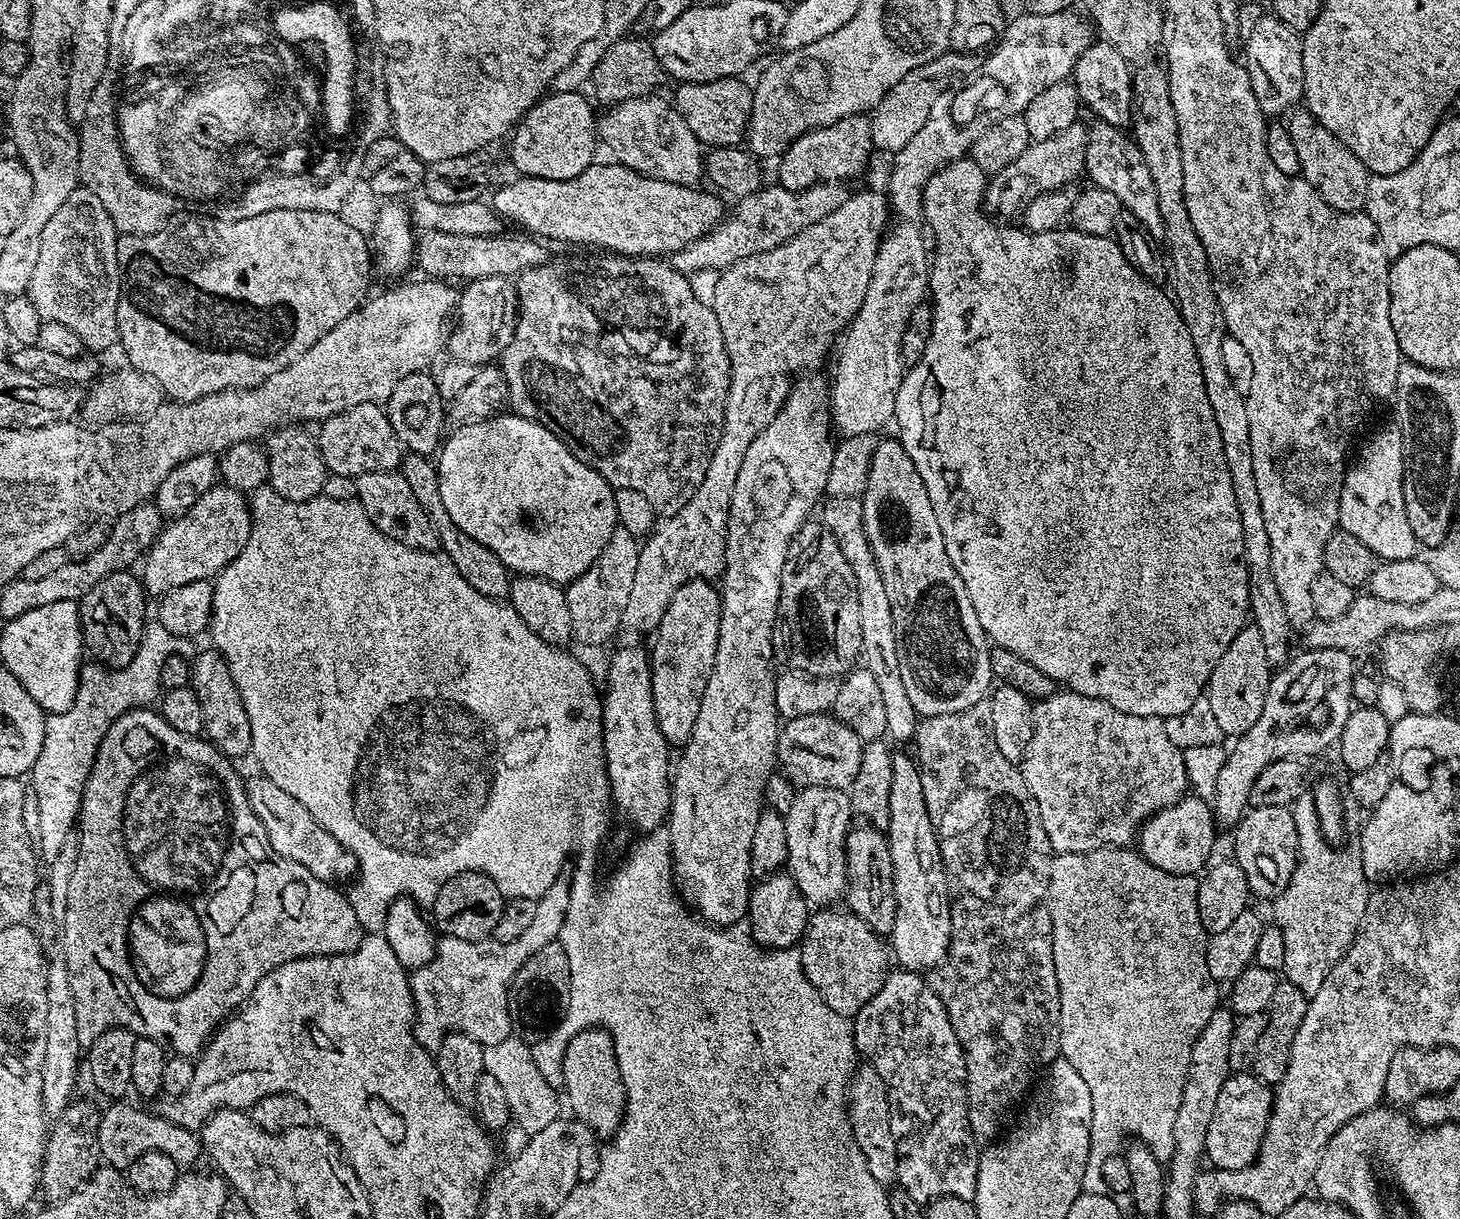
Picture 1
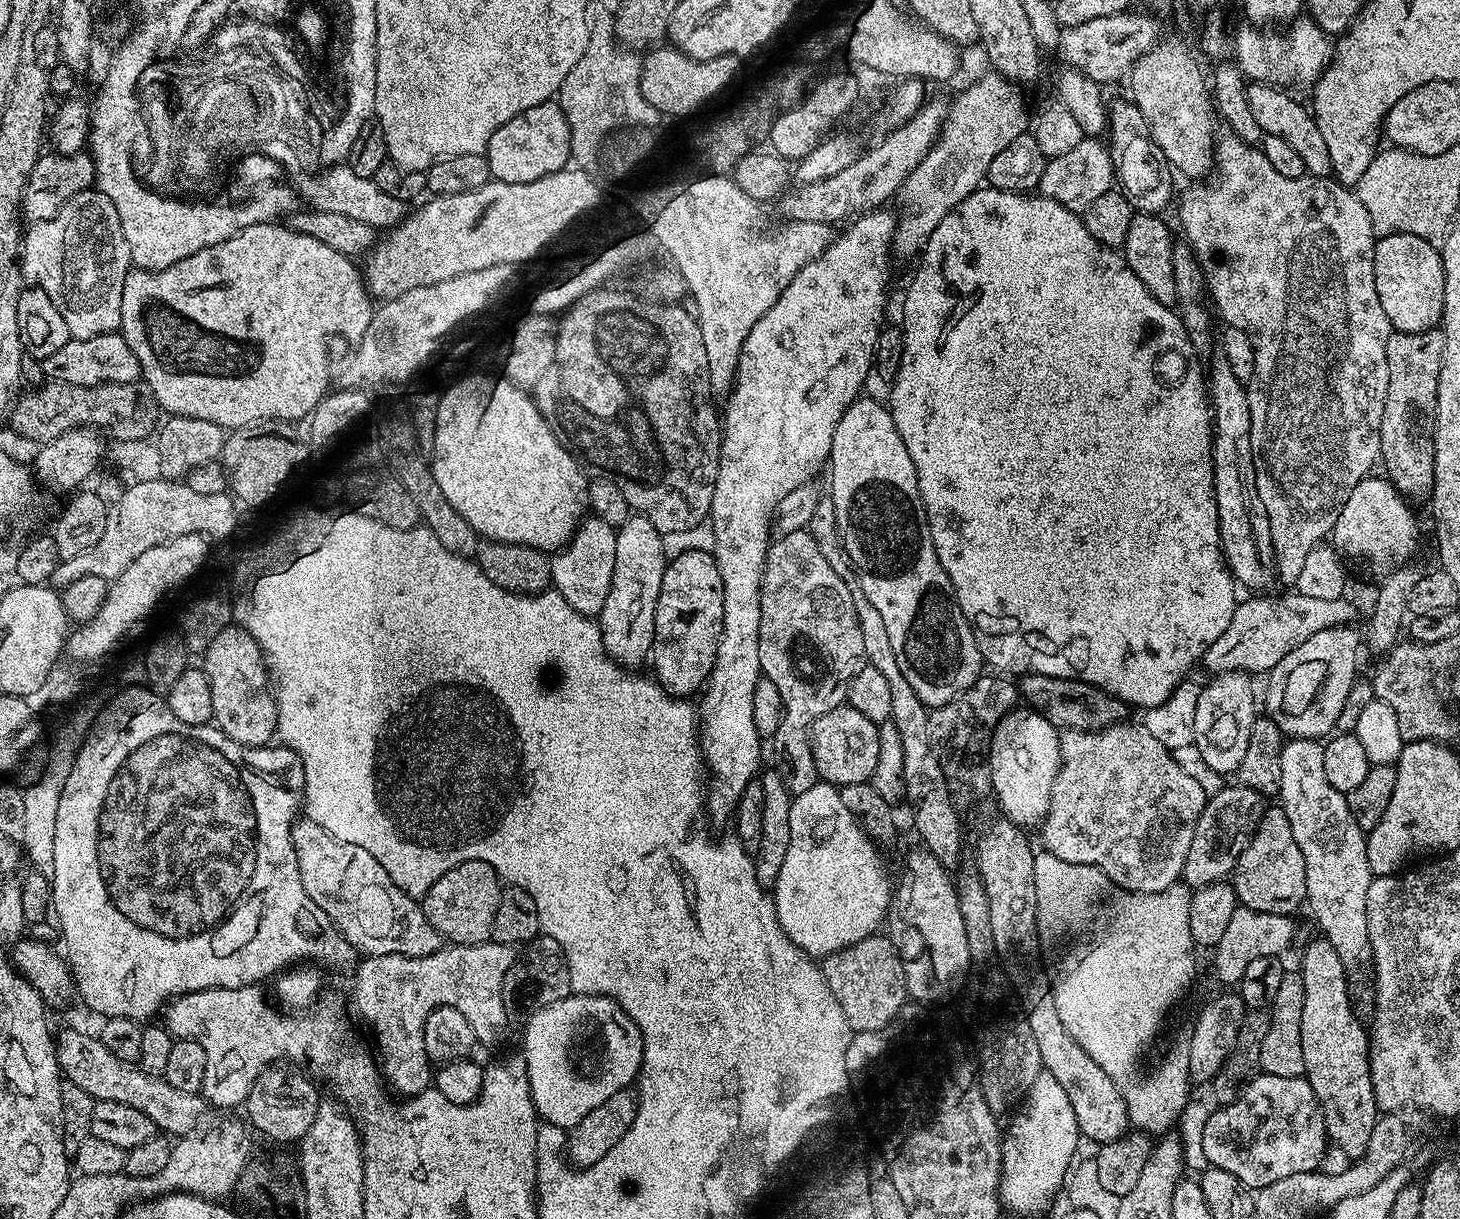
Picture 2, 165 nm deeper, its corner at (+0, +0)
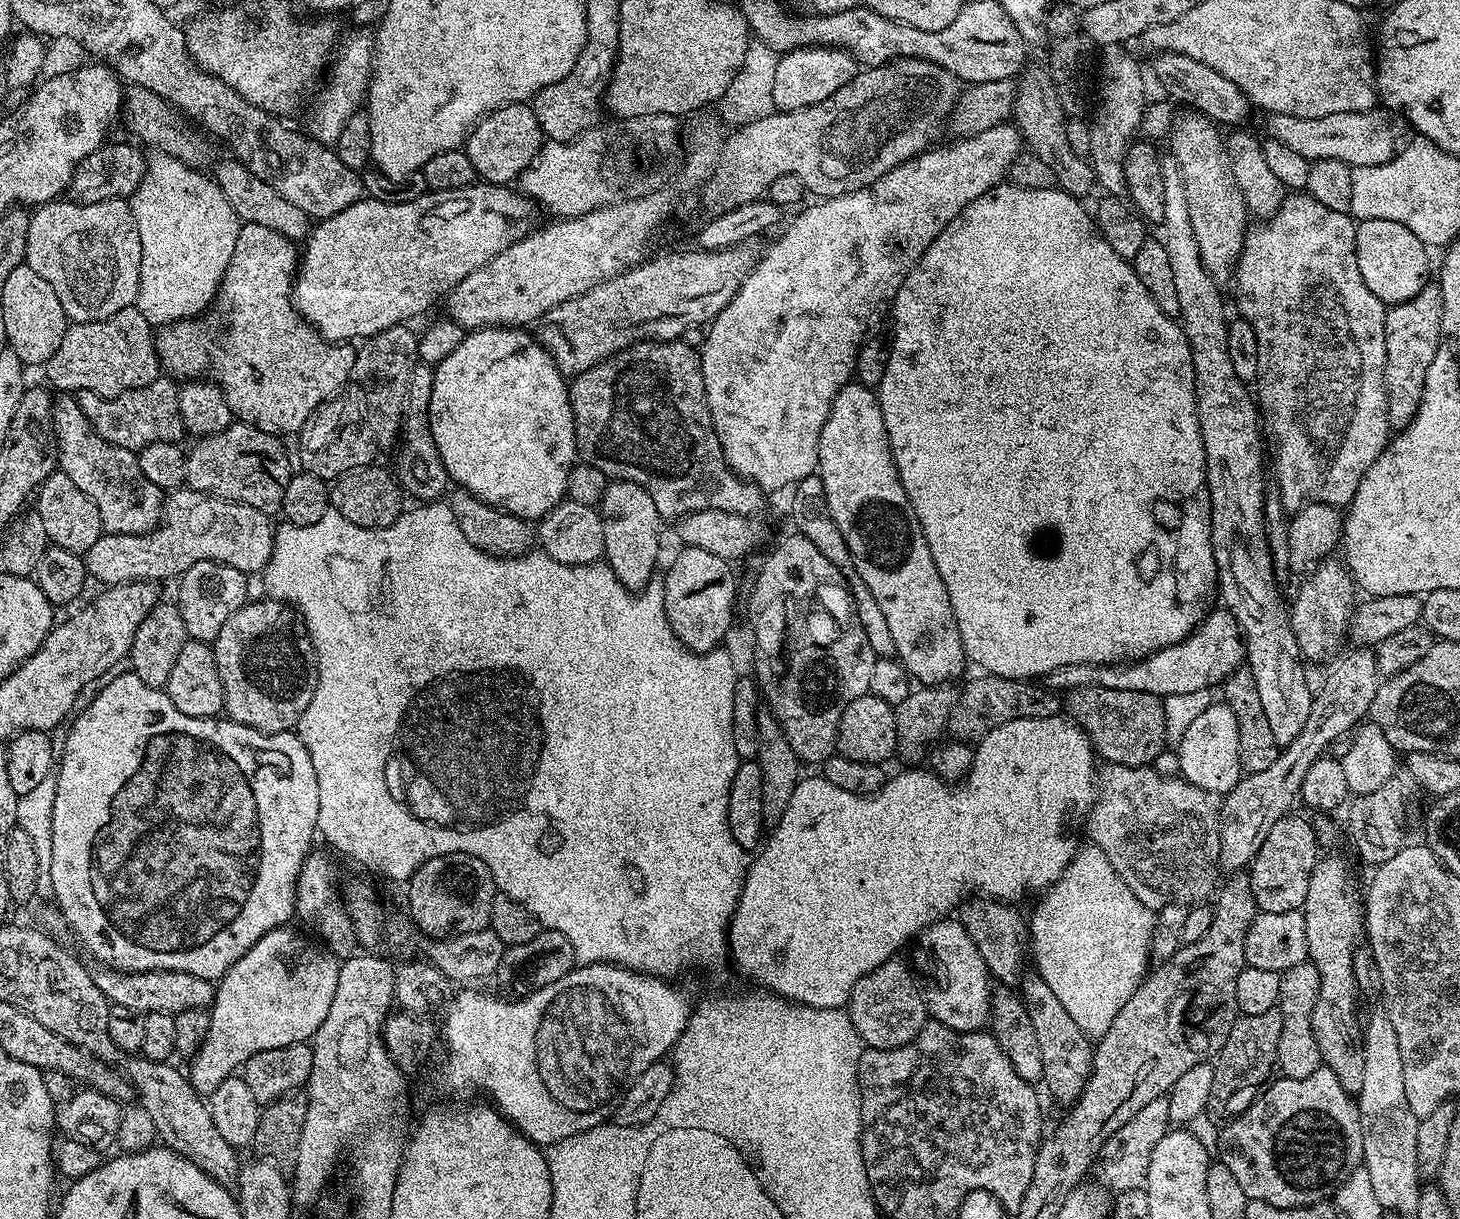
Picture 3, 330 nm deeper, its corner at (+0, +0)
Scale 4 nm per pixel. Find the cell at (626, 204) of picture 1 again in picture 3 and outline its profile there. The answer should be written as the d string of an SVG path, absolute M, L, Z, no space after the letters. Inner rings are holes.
M477 182L462 190L446 190L445 192L429 190L422 198L414 198L414 202L387 204L371 198L358 199L350 206L346 206L346 210L319 221L308 233L307 239L302 244L302 255L298 260L296 283L292 286L292 303L296 305L297 313L302 317L303 323L315 328L329 342L356 342L387 328L393 328L395 324L412 322L415 316L422 315L439 296L440 299L447 297L456 284L462 282L462 278L474 274L478 266L486 266L490 258L502 254L502 250L506 250L511 244L517 244L523 236L533 231L532 208L534 209L533 201L522 195L515 187L487 182Z

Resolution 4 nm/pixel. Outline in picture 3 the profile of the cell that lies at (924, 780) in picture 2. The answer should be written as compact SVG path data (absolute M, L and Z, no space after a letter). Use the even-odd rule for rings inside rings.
M968 898L959 905L958 919L960 925L970 934L970 942L978 946L982 962L986 962L991 979L1004 986L1016 986L1025 975L1024 959L1030 956L1030 928L1015 912L1015 907L1005 901L991 898Z

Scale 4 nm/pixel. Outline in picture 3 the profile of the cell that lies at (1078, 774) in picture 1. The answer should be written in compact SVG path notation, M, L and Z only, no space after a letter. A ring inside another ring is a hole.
M1105 763L1098 772L1098 799L1087 814L1087 828L1087 839L1100 847L1102 854L1110 858L1110 866L1118 870L1122 882L1153 910L1173 903L1183 888L1202 879L1220 858L1218 796L1180 776L1160 777L1152 766L1131 768Z

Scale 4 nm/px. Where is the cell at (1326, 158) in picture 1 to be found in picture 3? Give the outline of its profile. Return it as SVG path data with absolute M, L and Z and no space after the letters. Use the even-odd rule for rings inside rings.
M1161 52L1153 55L1152 72L1156 80L1176 100L1189 104L1189 109L1195 110L1199 115L1215 122L1217 125L1232 124L1228 126L1240 126L1248 116L1250 105L1246 94L1230 78L1222 78L1210 66L1202 62L1194 62L1194 58L1186 58L1186 54L1177 52Z

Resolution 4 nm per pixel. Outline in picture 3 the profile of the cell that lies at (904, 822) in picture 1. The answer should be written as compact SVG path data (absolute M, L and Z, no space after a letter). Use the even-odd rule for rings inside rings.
M959 919L937 920L920 933L918 943L920 945L917 946L911 963L922 977L927 1015L935 1023L950 1030L978 1032L987 1029L992 1014L994 984L986 962L982 962L982 954L978 954L978 946L970 942L970 934L966 934Z

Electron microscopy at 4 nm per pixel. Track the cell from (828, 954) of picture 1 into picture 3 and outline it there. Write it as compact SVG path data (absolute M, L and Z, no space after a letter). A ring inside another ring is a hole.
M900 958L887 960L863 976L850 994L846 1011L854 1030L858 1030L860 1039L868 1048L897 1048L908 1044L925 1026L924 993L913 969L905 964Z

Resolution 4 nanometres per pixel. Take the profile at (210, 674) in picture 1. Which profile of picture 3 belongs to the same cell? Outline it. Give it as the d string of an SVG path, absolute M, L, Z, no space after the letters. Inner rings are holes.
M253 599L230 614L226 626L222 626L216 639L211 641L214 662L218 666L218 678L222 678L224 712L227 719L259 732L291 732L299 725L306 706L310 706L310 698L314 698L318 678L316 652L299 611L280 600L263 599Z

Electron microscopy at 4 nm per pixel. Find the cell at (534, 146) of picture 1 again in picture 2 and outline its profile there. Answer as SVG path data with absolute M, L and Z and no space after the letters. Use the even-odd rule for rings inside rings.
M555 99L530 106L530 110L522 110L518 118L510 118L510 122L498 126L498 130L490 134L486 155L492 179L507 184L534 182L538 178L546 178L546 174L561 172L569 167L572 160L570 126L566 122L566 114L562 114Z

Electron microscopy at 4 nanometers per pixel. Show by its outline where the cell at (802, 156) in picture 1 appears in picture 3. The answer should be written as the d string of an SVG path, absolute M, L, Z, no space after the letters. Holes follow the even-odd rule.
M795 48L779 57L773 82L773 106L782 112L814 106L830 94L842 90L856 77L858 65L854 57L841 48Z

